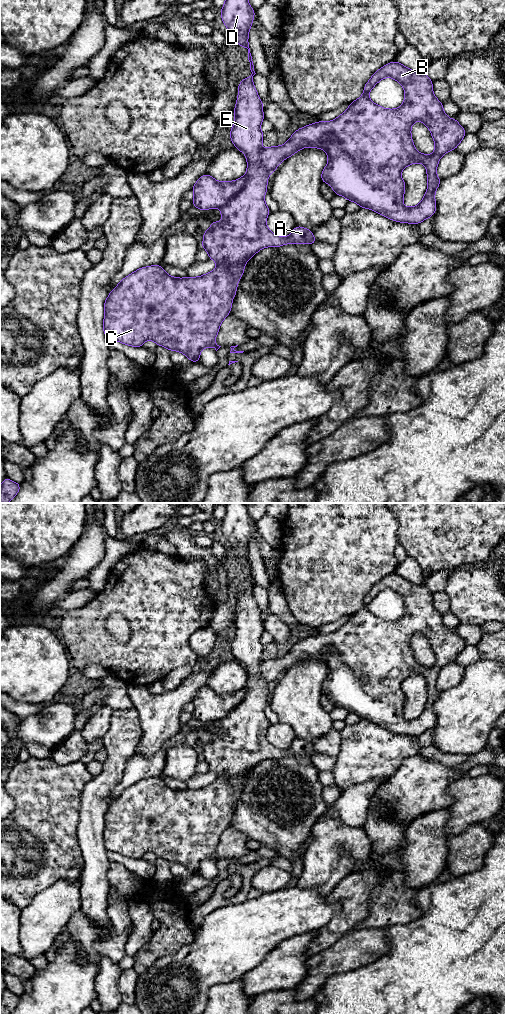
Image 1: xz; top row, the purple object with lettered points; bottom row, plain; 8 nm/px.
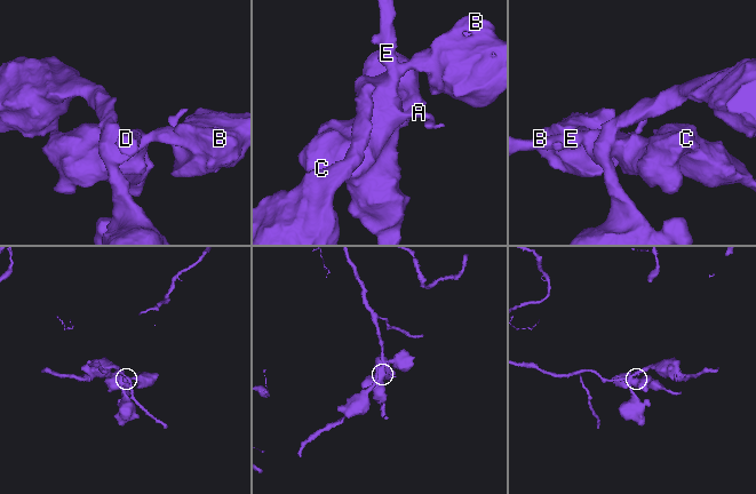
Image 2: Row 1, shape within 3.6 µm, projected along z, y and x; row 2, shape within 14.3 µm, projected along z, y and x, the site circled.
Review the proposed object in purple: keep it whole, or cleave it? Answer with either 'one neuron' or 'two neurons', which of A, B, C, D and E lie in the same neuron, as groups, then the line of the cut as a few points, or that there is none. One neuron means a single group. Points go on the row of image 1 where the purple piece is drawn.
two neurons | A C D E / B | xz (246, 174), (245, 185), (220, 207)

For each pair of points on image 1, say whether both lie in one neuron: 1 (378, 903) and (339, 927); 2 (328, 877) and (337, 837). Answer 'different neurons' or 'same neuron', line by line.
1: different neurons
2: same neuron

